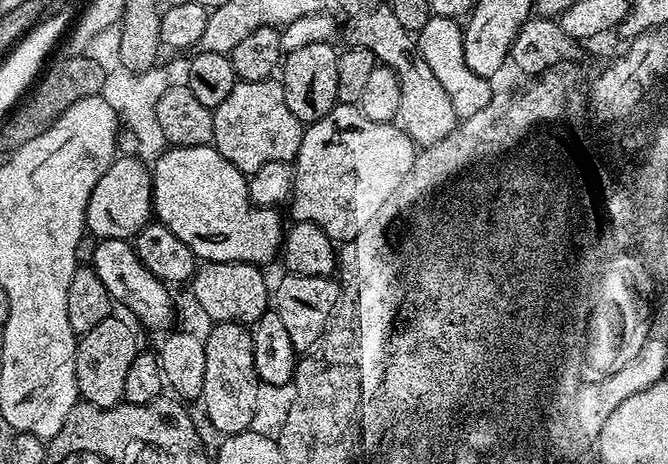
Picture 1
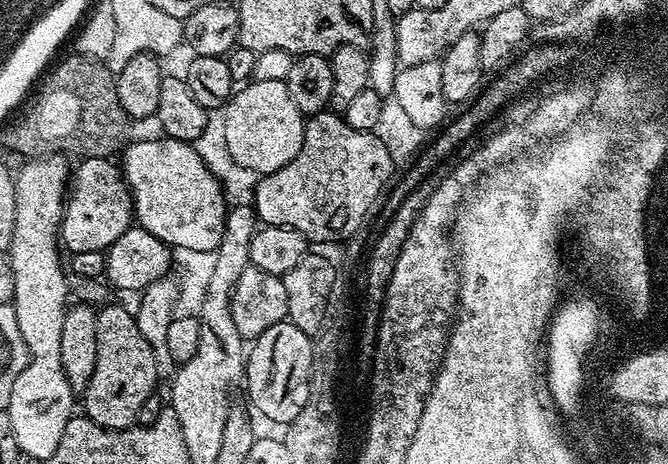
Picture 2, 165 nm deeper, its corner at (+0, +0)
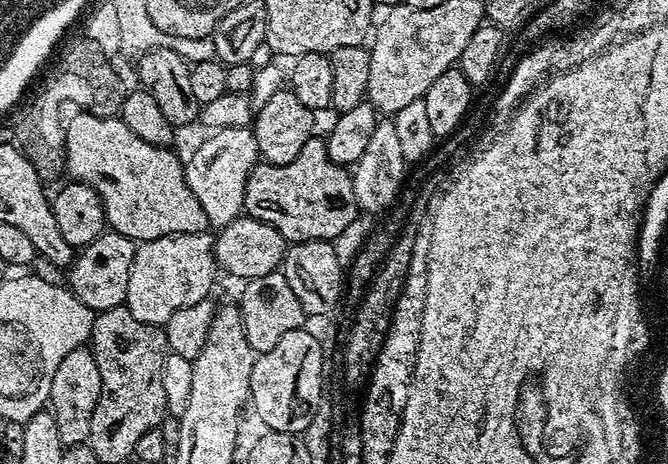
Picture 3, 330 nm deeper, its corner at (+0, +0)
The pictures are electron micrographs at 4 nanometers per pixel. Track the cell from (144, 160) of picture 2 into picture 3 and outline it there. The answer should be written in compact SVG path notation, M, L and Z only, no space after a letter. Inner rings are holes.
M79 112L70 122L65 136L66 172L73 181L89 184L104 204L104 219L111 231L129 236L133 242L162 238L164 235L188 234L193 237L209 227L206 212L198 204L192 185L186 182L181 157L172 153L171 147L159 148L150 142L142 142L130 126L116 116L93 116L91 112Z

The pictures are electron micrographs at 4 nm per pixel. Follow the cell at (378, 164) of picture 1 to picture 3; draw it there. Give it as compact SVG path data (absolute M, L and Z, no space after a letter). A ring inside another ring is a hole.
M313 138L302 146L302 154L289 164L257 163L246 182L243 211L266 222L284 235L285 241L335 241L358 215L352 172L330 158L323 139Z

